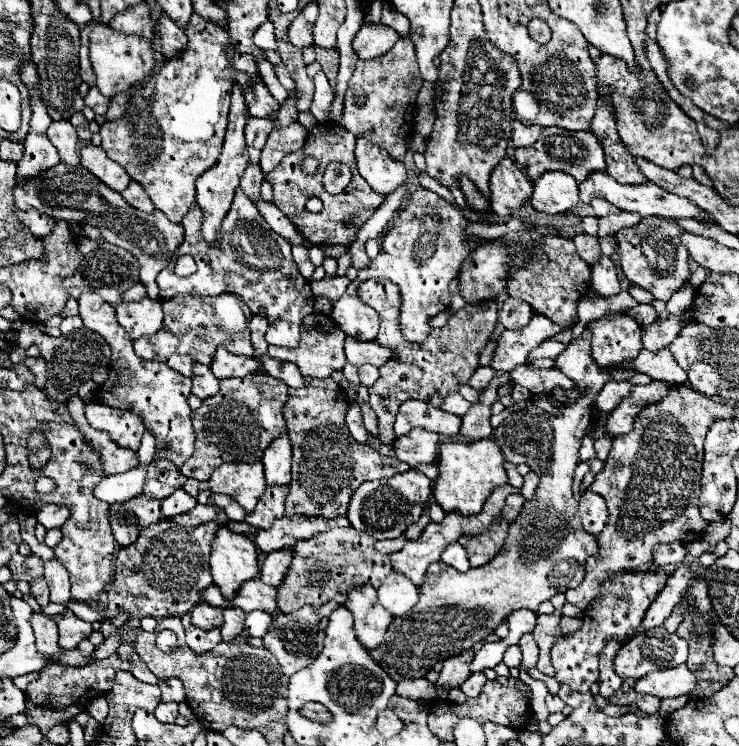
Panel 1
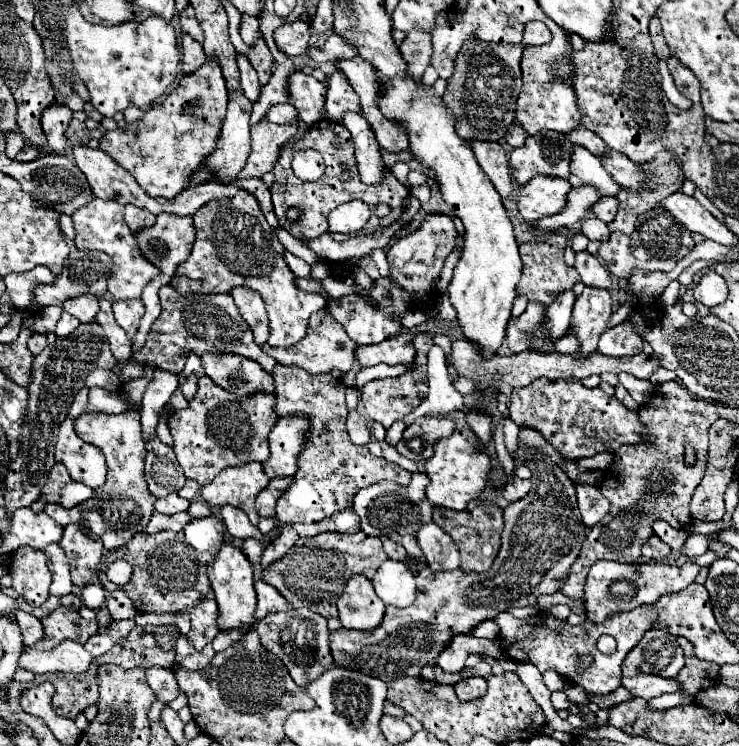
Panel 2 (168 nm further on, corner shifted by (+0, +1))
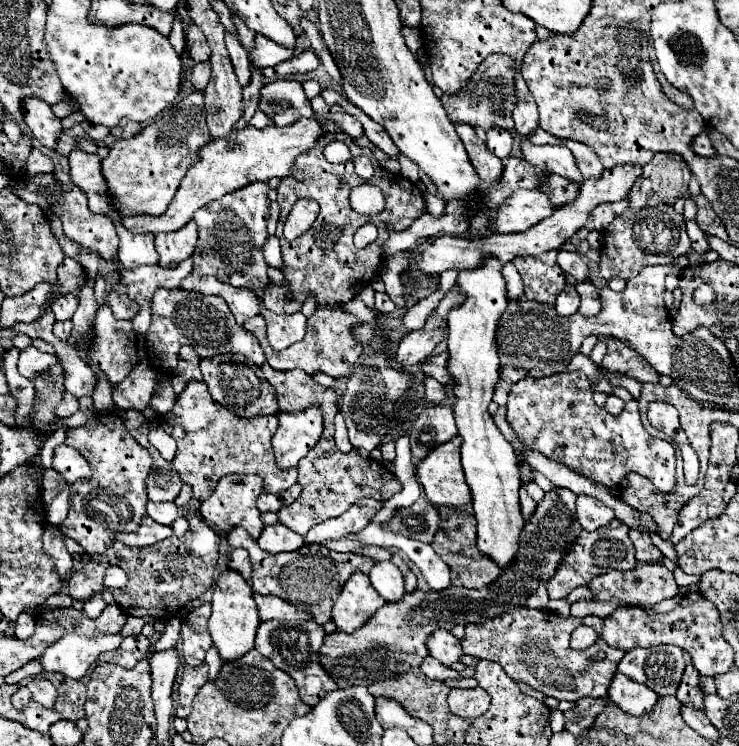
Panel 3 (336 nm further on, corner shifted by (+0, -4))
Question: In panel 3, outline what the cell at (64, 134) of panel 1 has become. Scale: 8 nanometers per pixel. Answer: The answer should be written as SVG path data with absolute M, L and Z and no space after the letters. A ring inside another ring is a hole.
M24 97L22 113L24 113L24 123L30 129L32 137L38 139L44 147L56 149L56 137L62 131L62 127L60 119L52 113L50 105L38 97Z

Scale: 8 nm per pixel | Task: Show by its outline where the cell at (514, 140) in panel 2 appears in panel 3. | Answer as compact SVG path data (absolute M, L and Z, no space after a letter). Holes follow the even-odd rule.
M490 127L488 129L488 141L486 141L486 145L488 145L488 149L496 157L506 159L510 155L510 151L512 151L512 143L514 143L514 139L512 139L510 131L500 129L500 127Z

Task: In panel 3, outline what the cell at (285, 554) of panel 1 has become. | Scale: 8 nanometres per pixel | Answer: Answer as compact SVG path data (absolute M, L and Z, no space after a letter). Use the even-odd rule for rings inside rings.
M274 523L264 527L264 533L260 535L258 545L268 553L284 553L284 551L296 551L300 549L300 545L306 545L306 543L302 535L294 533L282 523Z

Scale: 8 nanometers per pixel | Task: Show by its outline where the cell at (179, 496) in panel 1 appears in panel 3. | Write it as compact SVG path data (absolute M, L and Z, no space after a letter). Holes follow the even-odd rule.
M148 501L146 503L146 515L156 519L156 523L170 525L178 517L178 509L176 509L174 503L154 503L154 501Z

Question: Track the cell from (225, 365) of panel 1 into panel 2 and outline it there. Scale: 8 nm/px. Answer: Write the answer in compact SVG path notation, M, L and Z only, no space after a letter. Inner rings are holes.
M202 354L202 366L206 376L210 376L222 388L246 396L252 392L274 392L274 380L264 368L236 354Z

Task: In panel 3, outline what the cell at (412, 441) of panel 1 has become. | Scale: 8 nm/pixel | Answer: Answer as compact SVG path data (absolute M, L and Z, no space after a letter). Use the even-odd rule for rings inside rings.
M448 403L424 407L412 423L410 447L414 461L424 459L436 445L450 441L458 435L454 413Z

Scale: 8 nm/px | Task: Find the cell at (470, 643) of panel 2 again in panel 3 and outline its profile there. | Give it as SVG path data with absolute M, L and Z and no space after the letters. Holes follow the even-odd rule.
M436 629L432 633L432 637L428 637L426 647L428 647L428 653L434 659L438 659L442 665L446 665L446 667L456 663L462 657L462 653L460 653L460 639L456 639L446 629Z

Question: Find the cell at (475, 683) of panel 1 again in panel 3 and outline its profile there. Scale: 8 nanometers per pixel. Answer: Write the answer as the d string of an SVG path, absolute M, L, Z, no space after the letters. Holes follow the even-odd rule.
M482 687L452 689L448 695L448 707L458 717L480 717L490 707L490 695Z

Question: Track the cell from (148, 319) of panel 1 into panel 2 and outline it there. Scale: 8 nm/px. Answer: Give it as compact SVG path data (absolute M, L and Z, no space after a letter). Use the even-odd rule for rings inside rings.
M116 300L114 304L114 318L116 322L126 328L126 334L130 338L136 336L138 332L138 324L144 316L144 304L142 300Z

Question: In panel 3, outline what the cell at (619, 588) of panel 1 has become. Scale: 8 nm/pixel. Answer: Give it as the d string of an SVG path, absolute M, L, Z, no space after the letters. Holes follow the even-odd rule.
M644 563L640 567L634 567L632 571L608 571L600 577L596 577L588 587L594 591L596 601L618 599L622 603L630 603L630 605L642 603L642 605L650 605L650 607L664 599L672 599L678 591L672 571L668 571L662 563Z

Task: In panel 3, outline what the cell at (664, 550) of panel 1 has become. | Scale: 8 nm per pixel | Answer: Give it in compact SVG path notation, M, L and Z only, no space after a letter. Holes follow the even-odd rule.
M630 529L630 539L634 543L636 549L636 559L640 563L658 563L662 561L662 553L658 547L654 547L654 543L650 541L650 535L640 531L640 529Z

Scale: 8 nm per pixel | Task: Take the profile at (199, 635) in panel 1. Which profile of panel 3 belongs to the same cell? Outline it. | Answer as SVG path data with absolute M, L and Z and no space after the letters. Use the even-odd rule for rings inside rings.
M200 665L200 667L184 667L184 675L178 687L178 709L176 709L176 717L180 719L188 719L190 711L192 711L192 699L194 695L200 691L200 687L208 681L208 665Z

